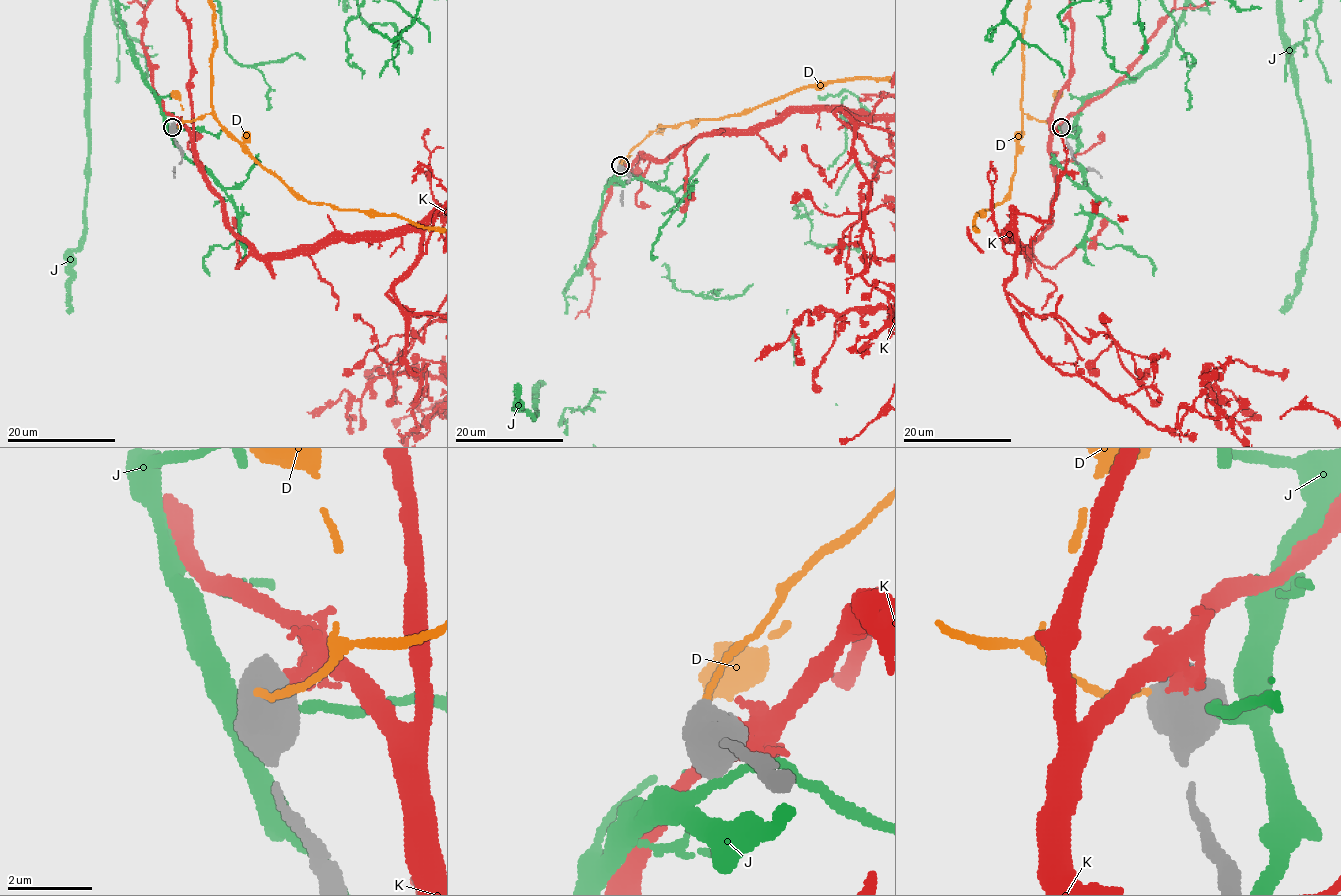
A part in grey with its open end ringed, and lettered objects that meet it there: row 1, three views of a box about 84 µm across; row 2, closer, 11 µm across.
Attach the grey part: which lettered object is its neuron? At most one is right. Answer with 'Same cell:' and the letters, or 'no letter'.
Same cell: D

